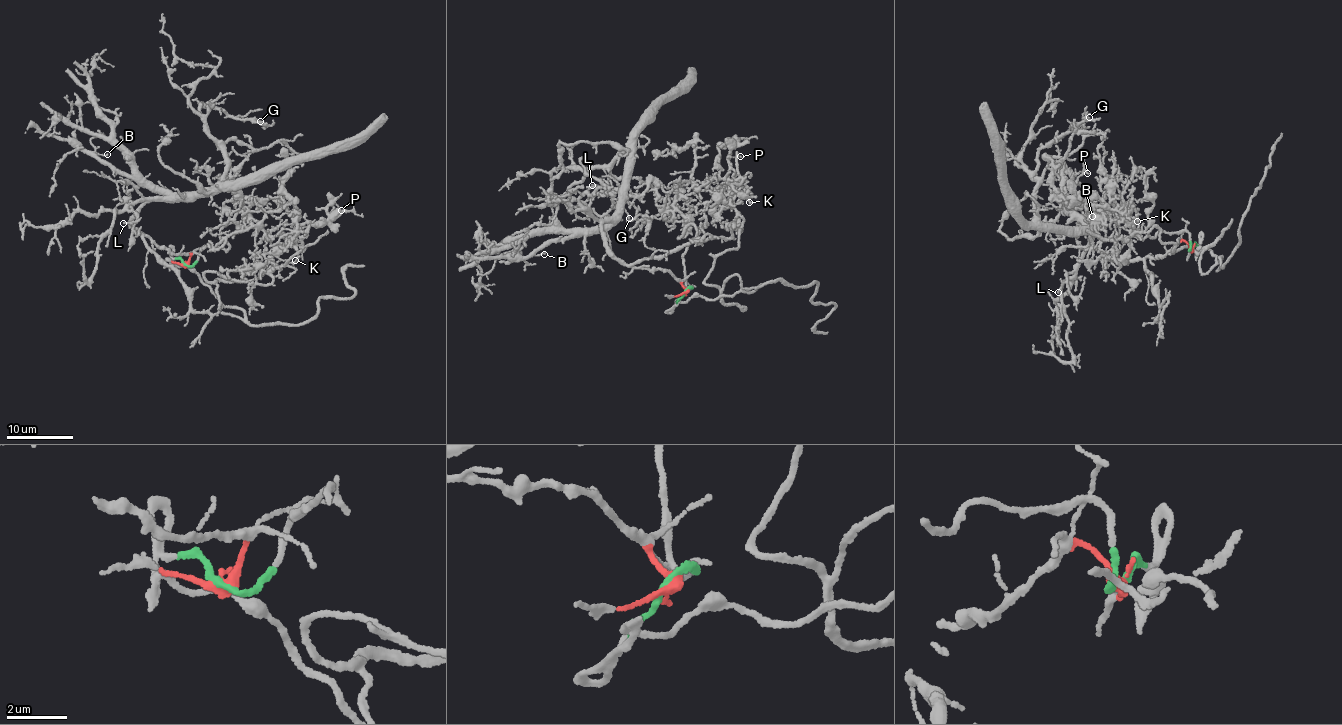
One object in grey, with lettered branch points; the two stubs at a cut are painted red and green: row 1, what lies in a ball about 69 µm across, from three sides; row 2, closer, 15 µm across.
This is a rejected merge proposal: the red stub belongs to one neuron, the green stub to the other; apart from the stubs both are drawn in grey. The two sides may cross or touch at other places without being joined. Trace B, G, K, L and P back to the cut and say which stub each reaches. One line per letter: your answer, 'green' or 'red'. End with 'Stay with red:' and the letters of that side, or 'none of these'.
B: red
G: red
K: green
L: red
P: green
Stay with red: B, G, L

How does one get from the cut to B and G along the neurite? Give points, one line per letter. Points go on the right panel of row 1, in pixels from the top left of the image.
B: (1192, 249), (1181, 241), (1159, 257), (1120, 261), (1093, 247), (1096, 230), (1090, 233), (1084, 230), (1091, 216)
G: (1192, 249), (1181, 241), (1152, 259), (1112, 257), (1093, 247), (1088, 233), (1040, 223), (1037, 152), (1090, 117)

